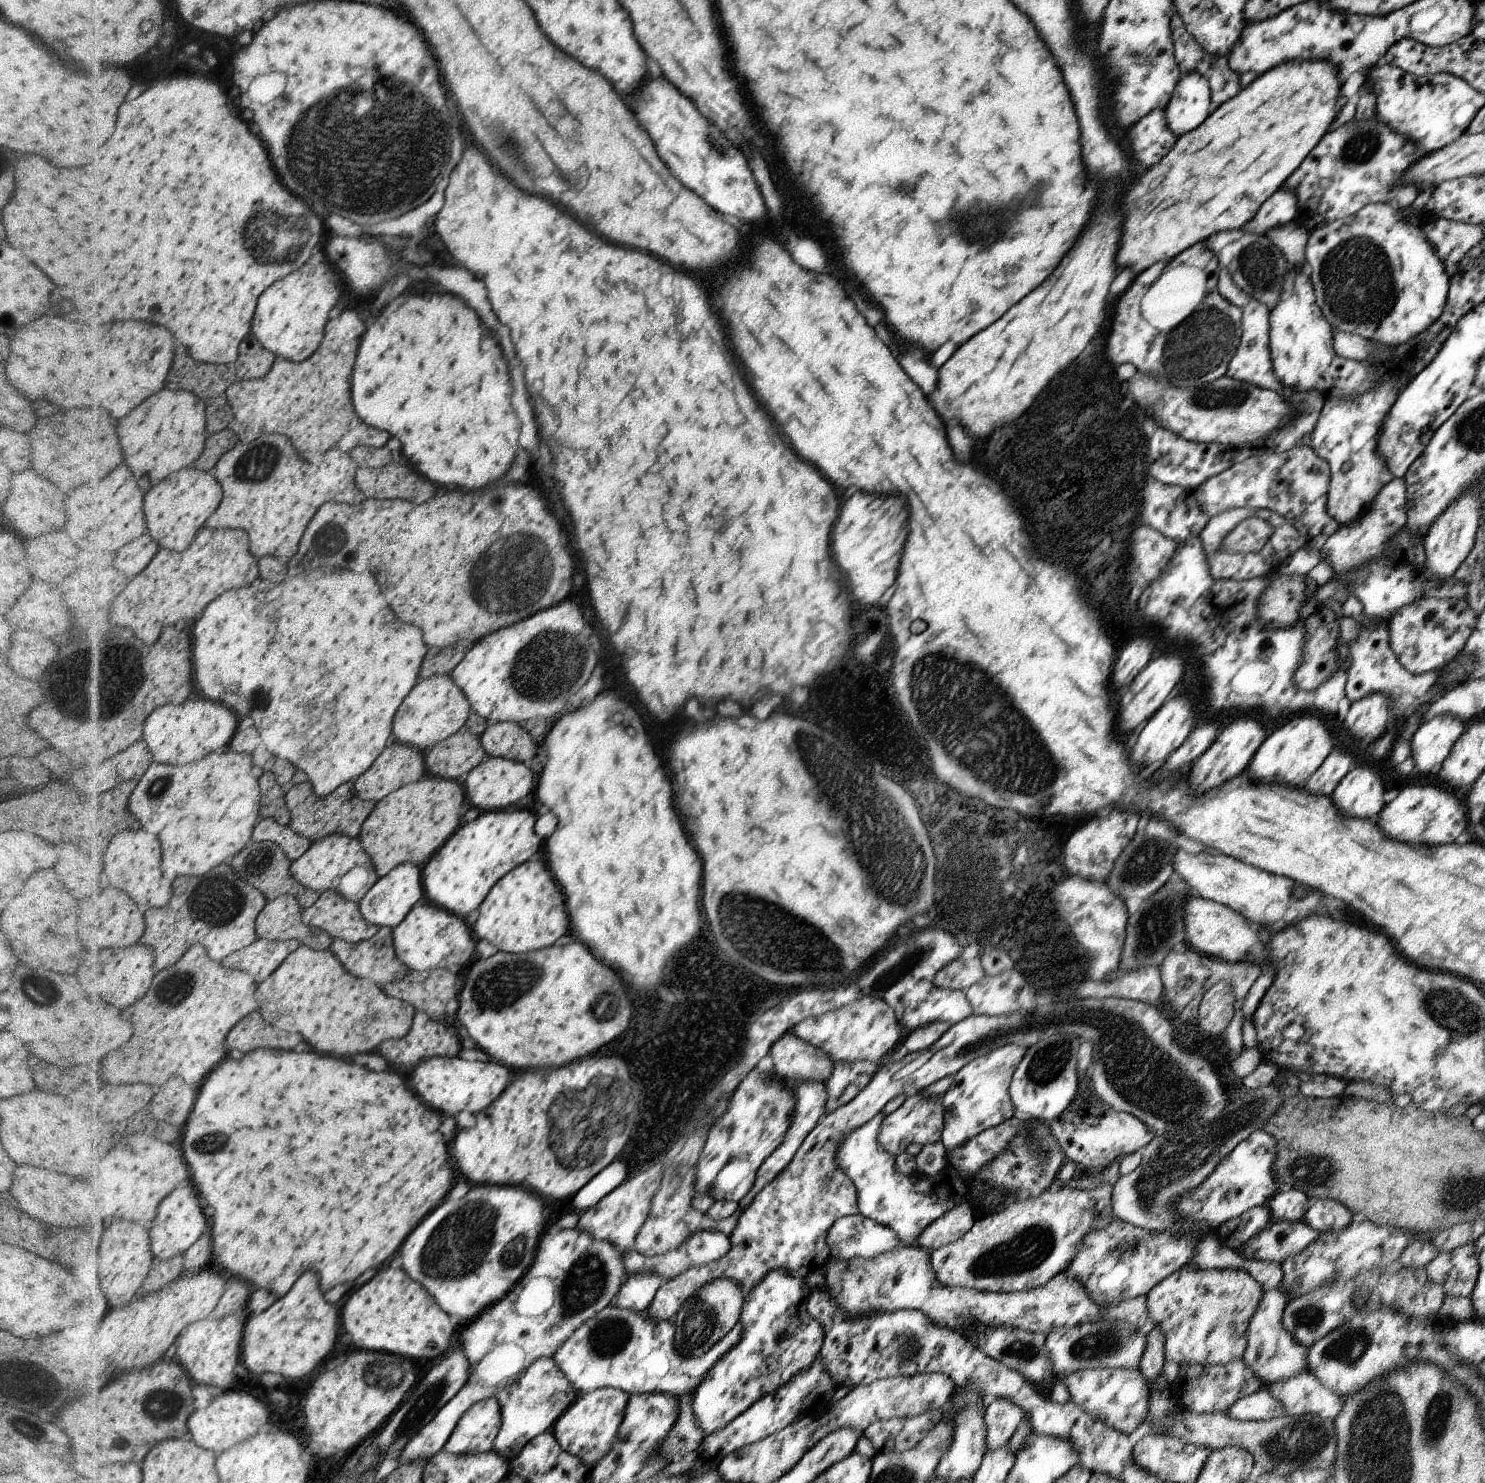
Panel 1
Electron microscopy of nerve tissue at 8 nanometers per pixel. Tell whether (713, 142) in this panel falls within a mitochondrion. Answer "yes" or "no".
yes

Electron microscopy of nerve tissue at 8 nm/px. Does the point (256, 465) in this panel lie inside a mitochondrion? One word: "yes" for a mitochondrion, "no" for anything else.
yes

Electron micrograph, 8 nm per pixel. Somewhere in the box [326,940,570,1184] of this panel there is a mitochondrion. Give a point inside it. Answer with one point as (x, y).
(508, 981)

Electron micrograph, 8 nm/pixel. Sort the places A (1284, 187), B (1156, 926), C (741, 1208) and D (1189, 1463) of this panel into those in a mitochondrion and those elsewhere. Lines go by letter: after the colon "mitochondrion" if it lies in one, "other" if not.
A: other
B: mitochondrion
C: other
D: other

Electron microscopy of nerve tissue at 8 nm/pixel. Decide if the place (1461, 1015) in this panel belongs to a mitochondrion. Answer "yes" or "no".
yes

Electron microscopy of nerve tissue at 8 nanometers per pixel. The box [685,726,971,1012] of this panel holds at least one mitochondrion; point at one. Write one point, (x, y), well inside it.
(797, 945)

